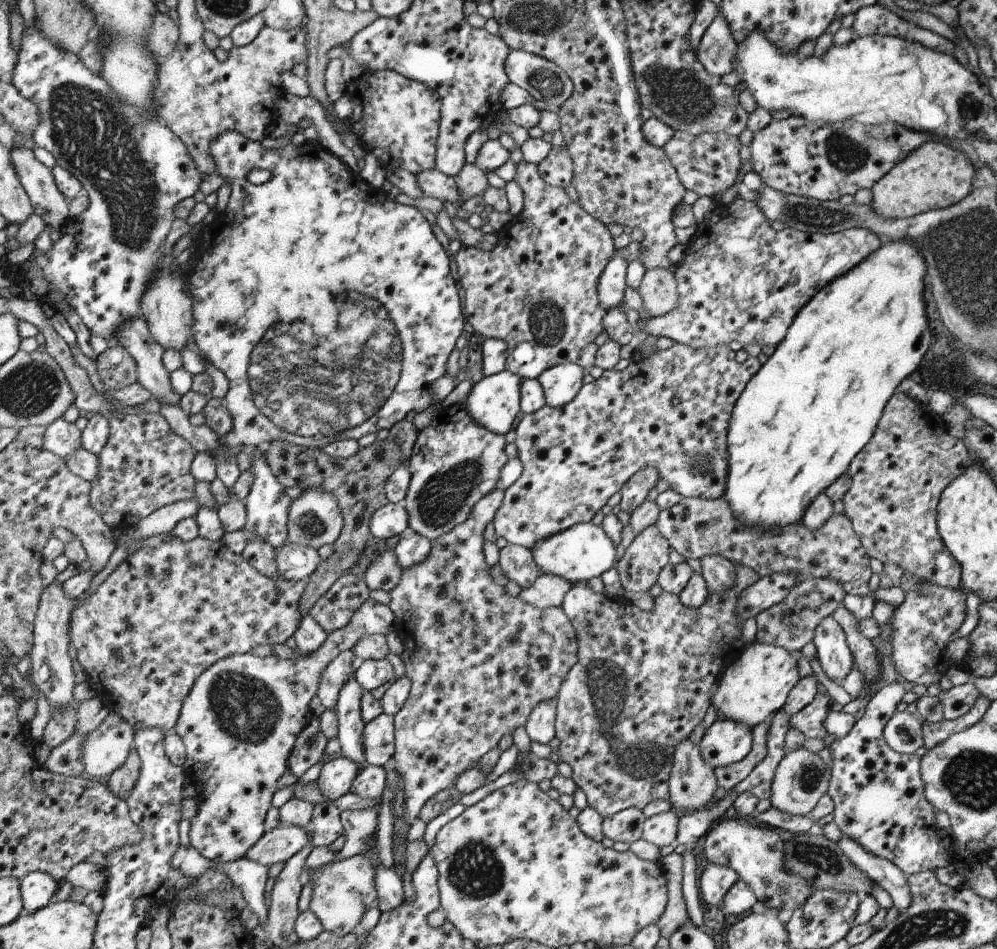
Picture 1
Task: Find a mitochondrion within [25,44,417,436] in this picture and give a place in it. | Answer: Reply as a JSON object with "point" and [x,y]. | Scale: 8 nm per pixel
{"point":[92,133]}

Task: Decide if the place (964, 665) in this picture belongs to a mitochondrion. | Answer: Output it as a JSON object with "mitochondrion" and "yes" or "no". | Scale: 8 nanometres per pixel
{"mitochondrion":"no"}

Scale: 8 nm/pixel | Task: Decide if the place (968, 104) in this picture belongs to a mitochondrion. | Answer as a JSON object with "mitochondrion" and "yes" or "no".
{"mitochondrion":"yes"}

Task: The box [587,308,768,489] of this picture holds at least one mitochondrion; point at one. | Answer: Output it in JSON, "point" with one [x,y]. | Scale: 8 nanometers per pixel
{"point":[700,462]}

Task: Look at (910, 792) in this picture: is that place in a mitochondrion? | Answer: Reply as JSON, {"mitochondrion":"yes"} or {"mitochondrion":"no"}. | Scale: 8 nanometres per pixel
{"mitochondrion":"no"}

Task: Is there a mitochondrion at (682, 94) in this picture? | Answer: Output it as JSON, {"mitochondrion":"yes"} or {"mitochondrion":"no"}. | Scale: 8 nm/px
{"mitochondrion":"yes"}

